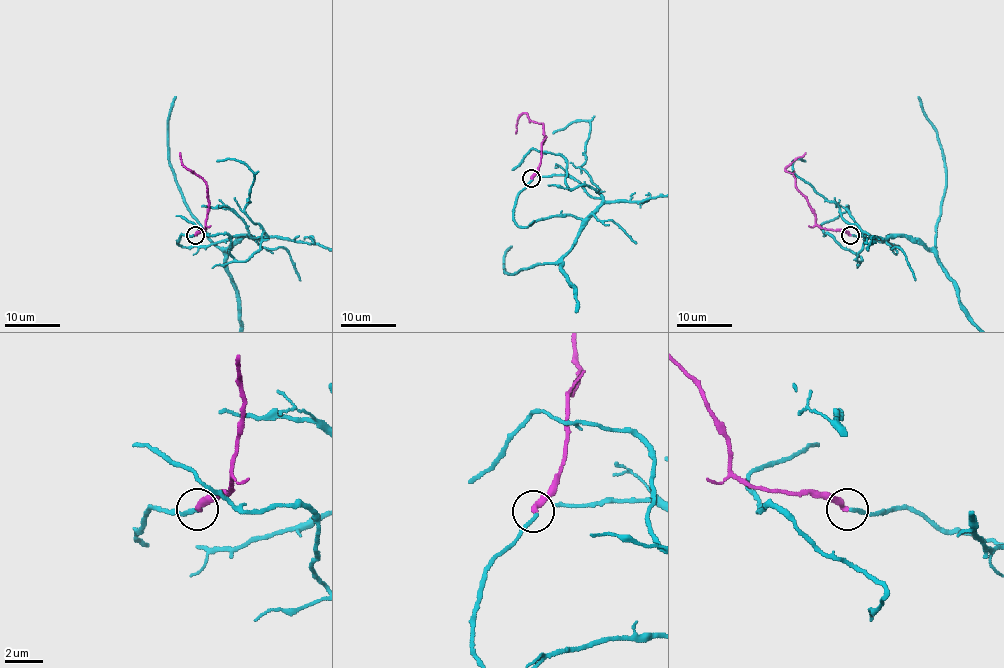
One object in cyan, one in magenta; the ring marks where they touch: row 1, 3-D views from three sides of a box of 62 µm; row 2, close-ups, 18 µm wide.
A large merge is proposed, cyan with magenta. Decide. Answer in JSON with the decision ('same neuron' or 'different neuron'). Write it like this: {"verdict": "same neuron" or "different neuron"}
{"verdict": "same neuron"}

